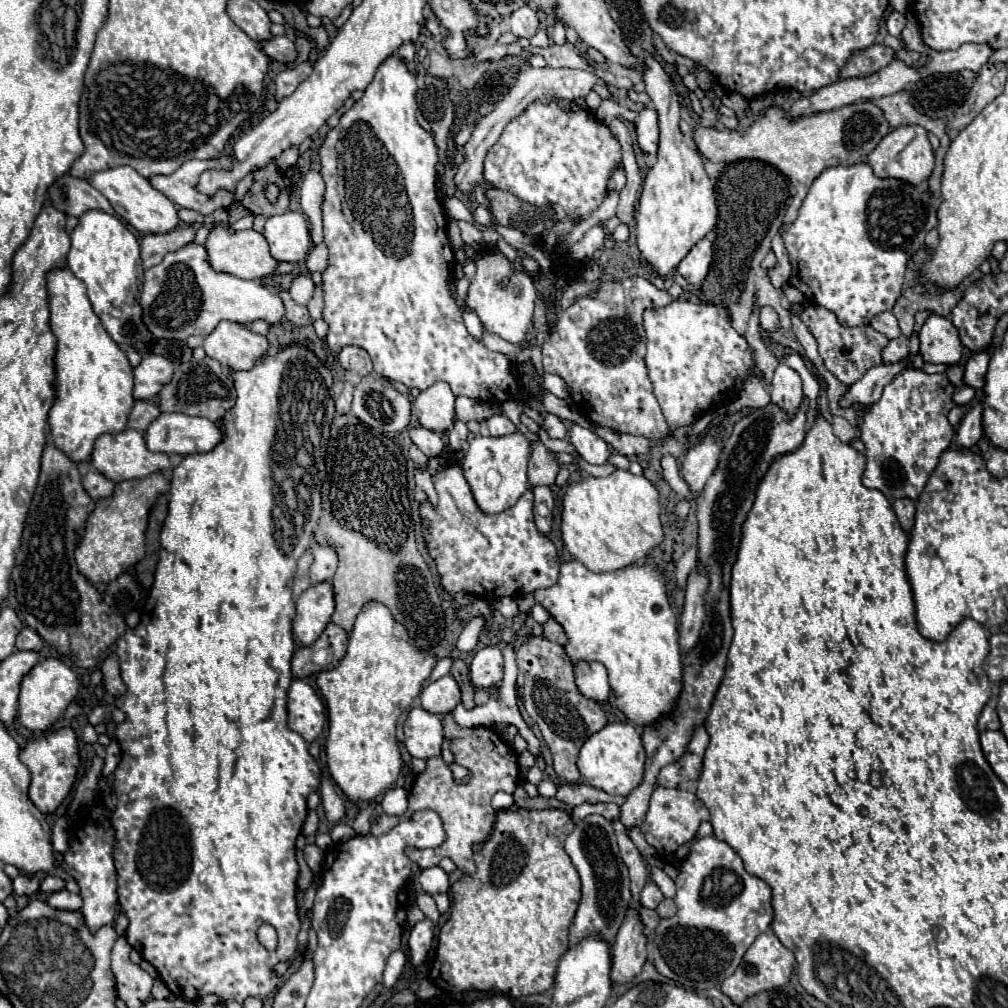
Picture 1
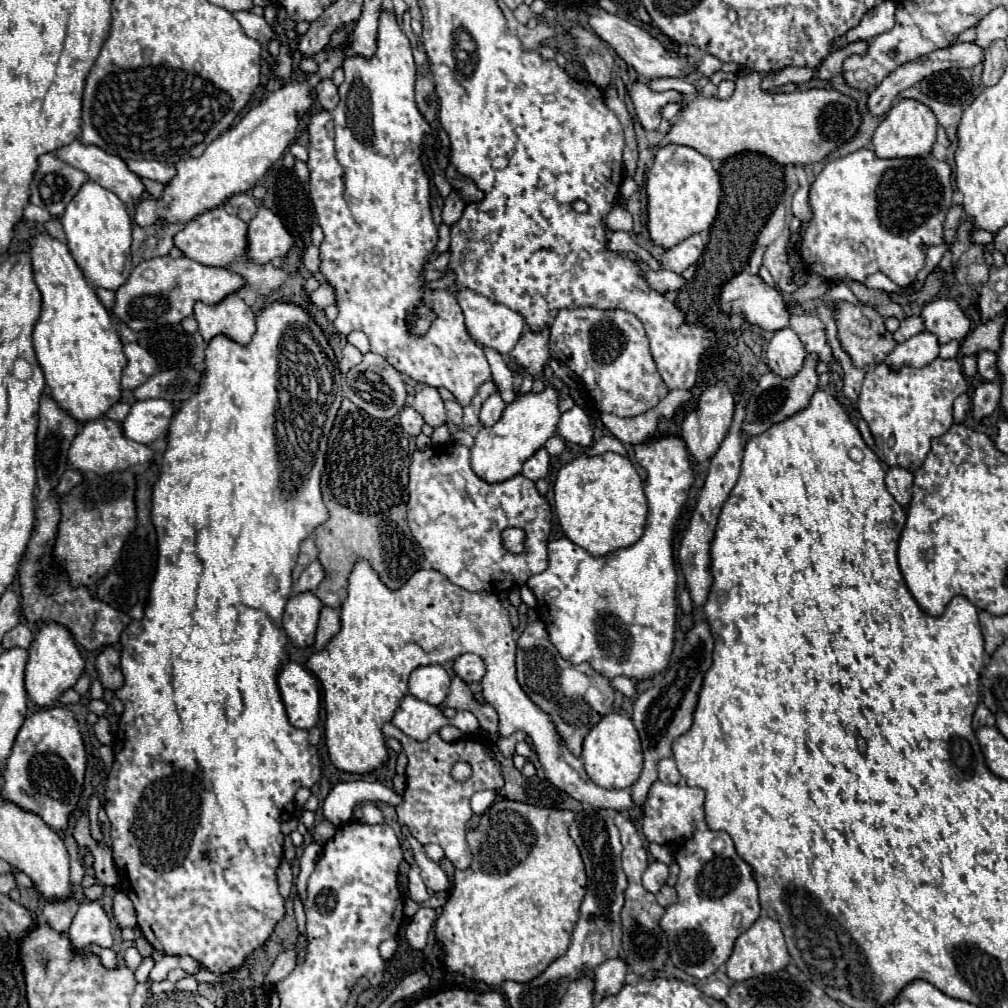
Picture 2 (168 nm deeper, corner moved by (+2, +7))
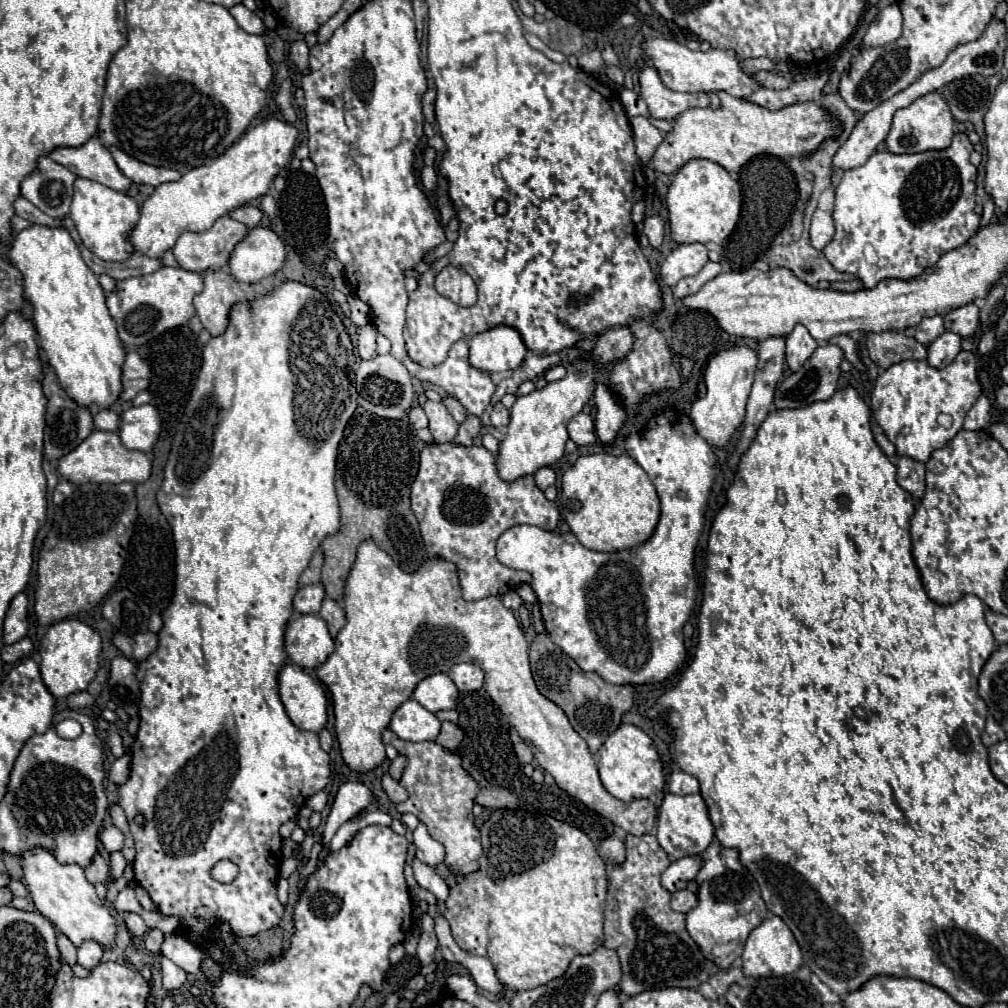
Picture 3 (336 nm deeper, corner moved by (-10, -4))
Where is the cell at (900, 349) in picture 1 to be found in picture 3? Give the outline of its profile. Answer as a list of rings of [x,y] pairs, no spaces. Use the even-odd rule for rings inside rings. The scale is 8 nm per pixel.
[[[932,316],[932,318],[924,318],[918,326],[916,326],[916,340],[924,346],[928,346],[930,342],[934,342],[940,334],[944,334],[944,326],[942,326],[942,316]]]

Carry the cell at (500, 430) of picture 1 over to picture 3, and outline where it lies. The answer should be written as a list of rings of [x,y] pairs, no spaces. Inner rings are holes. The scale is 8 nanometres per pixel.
[[[498,402],[498,404],[494,404],[490,418],[492,418],[492,426],[494,428],[504,428],[510,422],[510,412],[504,408],[502,402]]]

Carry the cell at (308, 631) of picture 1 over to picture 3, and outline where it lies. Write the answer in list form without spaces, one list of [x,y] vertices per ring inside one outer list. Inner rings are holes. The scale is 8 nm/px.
[[[296,614],[286,628],[286,652],[302,668],[320,666],[334,652],[326,622],[316,614]]]

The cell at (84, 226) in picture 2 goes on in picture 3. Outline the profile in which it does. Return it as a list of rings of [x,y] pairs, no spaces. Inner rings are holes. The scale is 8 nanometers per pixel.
[[[78,178],[74,182],[70,216],[82,238],[82,244],[94,256],[106,262],[124,262],[134,254],[134,246],[130,244],[130,230],[134,230],[134,226],[138,224],[138,204],[130,194],[116,192],[86,178]]]

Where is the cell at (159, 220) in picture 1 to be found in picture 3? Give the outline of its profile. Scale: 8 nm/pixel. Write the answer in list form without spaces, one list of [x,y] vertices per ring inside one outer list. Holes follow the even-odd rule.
[[[90,138],[80,148],[56,148],[48,154],[54,162],[66,166],[70,172],[74,172],[80,178],[88,178],[94,182],[100,182],[104,186],[110,186],[118,192],[128,192],[132,186],[132,180],[128,180],[120,168],[114,162],[114,156],[110,150],[106,150],[98,138]]]

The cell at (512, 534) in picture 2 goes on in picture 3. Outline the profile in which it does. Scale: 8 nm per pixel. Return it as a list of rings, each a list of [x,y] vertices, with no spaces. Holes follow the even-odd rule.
[[[672,412],[650,418],[648,428],[642,434],[628,436],[624,444],[626,454],[650,476],[662,504],[660,522],[650,540],[636,548],[606,554],[584,548],[572,532],[554,534],[538,526],[514,526],[500,536],[496,556],[504,566],[532,574],[530,586],[538,596],[548,636],[582,672],[598,672],[610,684],[656,684],[676,672],[686,658],[684,624],[696,602],[694,548],[704,526],[704,510],[714,482],[716,458],[712,448],[692,428],[690,420]]]

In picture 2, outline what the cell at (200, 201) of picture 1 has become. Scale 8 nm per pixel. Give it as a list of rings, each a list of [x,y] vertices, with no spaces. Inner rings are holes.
[[[128,159],[126,165],[138,177],[148,177],[148,179],[154,179],[154,181],[160,181],[160,183],[168,183],[172,179],[174,171],[176,171],[174,165],[160,163],[160,161],[134,161],[134,159]]]

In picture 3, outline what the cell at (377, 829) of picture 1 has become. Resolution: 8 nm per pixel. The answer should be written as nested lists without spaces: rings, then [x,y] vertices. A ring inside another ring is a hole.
[[[384,730],[384,744],[392,744],[400,754],[408,756],[408,766],[400,784],[408,790],[410,798],[406,802],[396,804],[398,812],[414,814],[422,824],[426,824],[428,834],[442,842],[446,848],[444,864],[454,874],[472,874],[478,870],[478,858],[482,856],[480,832],[474,826],[472,806],[476,804],[476,796],[480,792],[478,782],[470,776],[470,772],[462,766],[462,758],[448,752],[444,746],[436,742],[406,742],[400,740],[392,730]]]

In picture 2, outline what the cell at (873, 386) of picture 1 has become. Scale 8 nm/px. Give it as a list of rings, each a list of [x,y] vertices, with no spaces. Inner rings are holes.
[[[922,331],[904,343],[898,343],[896,349],[886,357],[886,365],[892,367],[894,371],[900,369],[902,365],[910,367],[926,367],[938,357],[938,337],[930,331]]]

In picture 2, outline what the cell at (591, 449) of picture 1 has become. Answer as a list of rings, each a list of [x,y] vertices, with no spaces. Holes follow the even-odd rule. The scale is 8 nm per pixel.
[[[574,405],[566,413],[562,413],[558,421],[558,435],[562,435],[566,441],[588,447],[592,443],[592,425],[588,415]]]

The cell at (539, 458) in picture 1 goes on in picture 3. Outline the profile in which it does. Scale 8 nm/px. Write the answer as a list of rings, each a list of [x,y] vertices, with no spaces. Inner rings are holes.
[[[540,468],[536,474],[534,474],[534,480],[536,480],[536,486],[540,490],[546,490],[548,486],[552,486],[556,482],[556,472],[552,468]]]

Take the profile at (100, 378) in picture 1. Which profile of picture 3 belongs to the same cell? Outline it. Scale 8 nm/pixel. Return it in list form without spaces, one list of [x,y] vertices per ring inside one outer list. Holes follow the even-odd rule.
[[[32,224],[28,230],[22,230],[14,238],[8,258],[24,276],[24,294],[34,308],[32,320],[36,324],[38,344],[48,364],[56,372],[62,390],[82,408],[90,406],[96,406],[98,410],[110,408],[114,402],[118,402],[122,392],[122,364],[126,358],[126,350],[116,334],[116,322],[108,312],[104,290],[100,288],[98,278],[80,258],[76,242],[68,234],[68,230]]]

